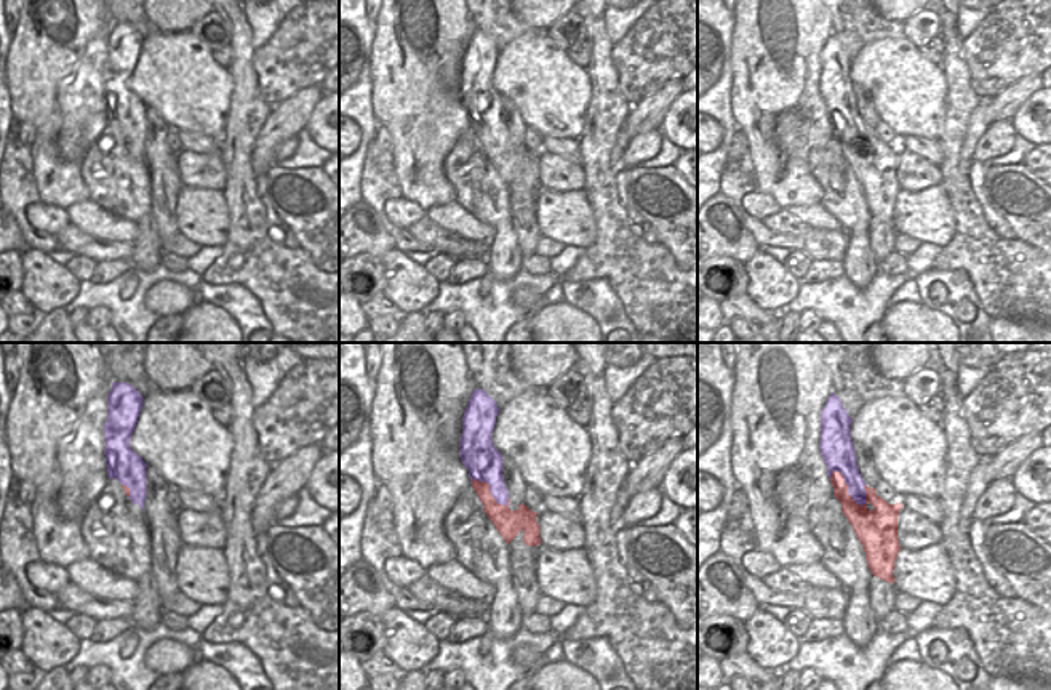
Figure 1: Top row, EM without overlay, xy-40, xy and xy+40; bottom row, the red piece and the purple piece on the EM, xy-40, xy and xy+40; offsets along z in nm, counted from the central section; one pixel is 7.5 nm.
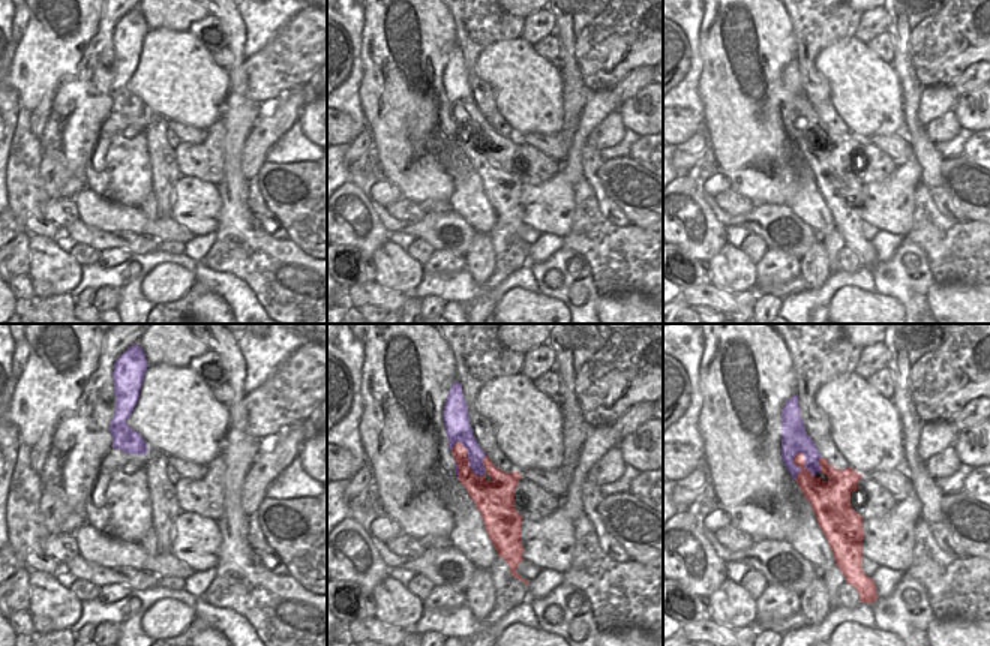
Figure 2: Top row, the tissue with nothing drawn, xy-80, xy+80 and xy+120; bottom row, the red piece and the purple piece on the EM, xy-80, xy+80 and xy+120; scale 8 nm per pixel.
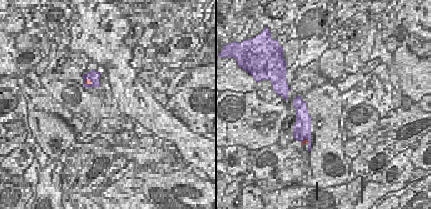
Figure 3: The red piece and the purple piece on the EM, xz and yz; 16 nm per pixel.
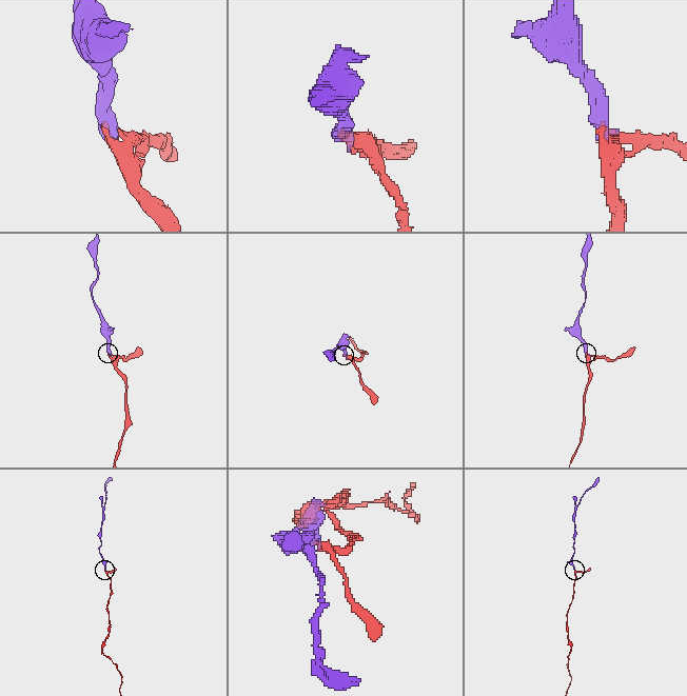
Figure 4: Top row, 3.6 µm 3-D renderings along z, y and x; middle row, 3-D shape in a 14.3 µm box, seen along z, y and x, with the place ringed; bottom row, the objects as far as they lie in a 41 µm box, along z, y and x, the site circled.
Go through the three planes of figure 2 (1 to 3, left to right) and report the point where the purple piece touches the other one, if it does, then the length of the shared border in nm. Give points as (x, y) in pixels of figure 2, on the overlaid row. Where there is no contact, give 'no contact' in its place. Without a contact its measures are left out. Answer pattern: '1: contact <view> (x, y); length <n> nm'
1: no contact
2: contact xy+80 (467, 459); length 360 nm
3: contact xy+120 (800, 468); length 260 nm

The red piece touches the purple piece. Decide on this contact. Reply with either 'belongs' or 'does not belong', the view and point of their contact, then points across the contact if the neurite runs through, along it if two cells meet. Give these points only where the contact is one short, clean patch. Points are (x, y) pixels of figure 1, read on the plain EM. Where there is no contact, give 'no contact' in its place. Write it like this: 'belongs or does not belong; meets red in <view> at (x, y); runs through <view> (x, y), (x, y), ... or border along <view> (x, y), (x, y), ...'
belongs; meets red in xy+40 at (847, 130); runs through xy+40 (859, 159), (847, 130), (840, 98)

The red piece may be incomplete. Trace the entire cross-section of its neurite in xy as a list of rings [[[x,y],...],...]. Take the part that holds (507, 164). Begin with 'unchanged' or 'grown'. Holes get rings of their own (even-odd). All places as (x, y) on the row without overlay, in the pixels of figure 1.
grown; [[[475,30],[462,58],[459,99],[469,112],[472,130],[483,146],[483,154],[509,186],[522,171],[526,187],[541,186],[537,154],[525,144],[517,152],[509,150],[509,134],[502,118],[502,96],[491,83],[498,58],[496,43],[482,30]]]

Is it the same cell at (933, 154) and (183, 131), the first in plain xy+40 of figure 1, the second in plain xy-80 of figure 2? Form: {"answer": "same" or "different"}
{"answer": "same"}

